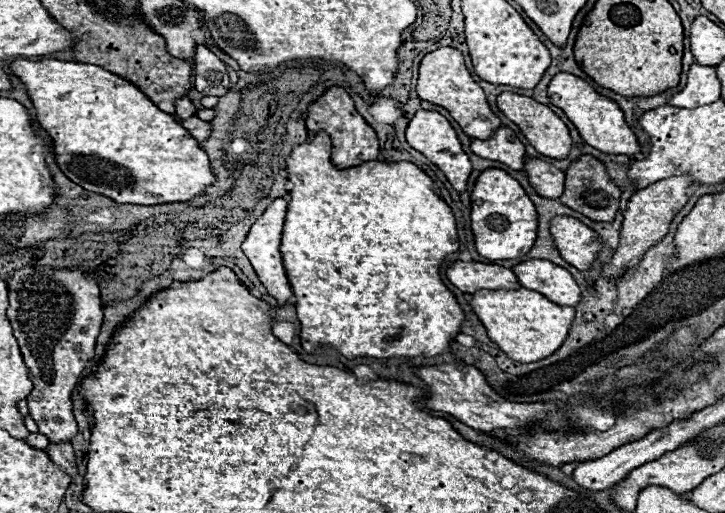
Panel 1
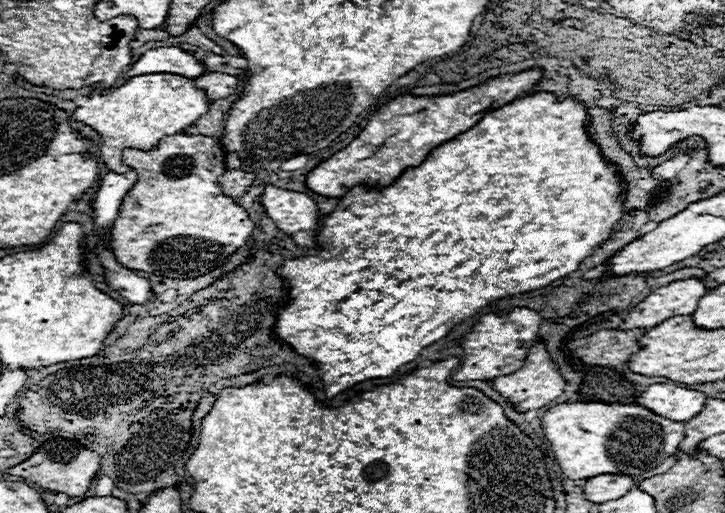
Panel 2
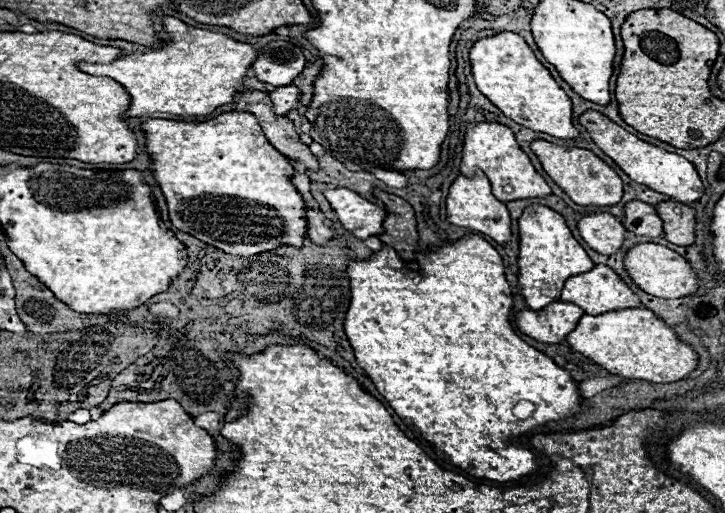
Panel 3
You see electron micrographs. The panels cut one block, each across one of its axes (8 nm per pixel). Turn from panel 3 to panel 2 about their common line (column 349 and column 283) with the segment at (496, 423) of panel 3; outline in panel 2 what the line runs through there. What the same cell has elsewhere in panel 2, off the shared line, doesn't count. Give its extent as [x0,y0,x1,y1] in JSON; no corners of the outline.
[276,92,624,398]

